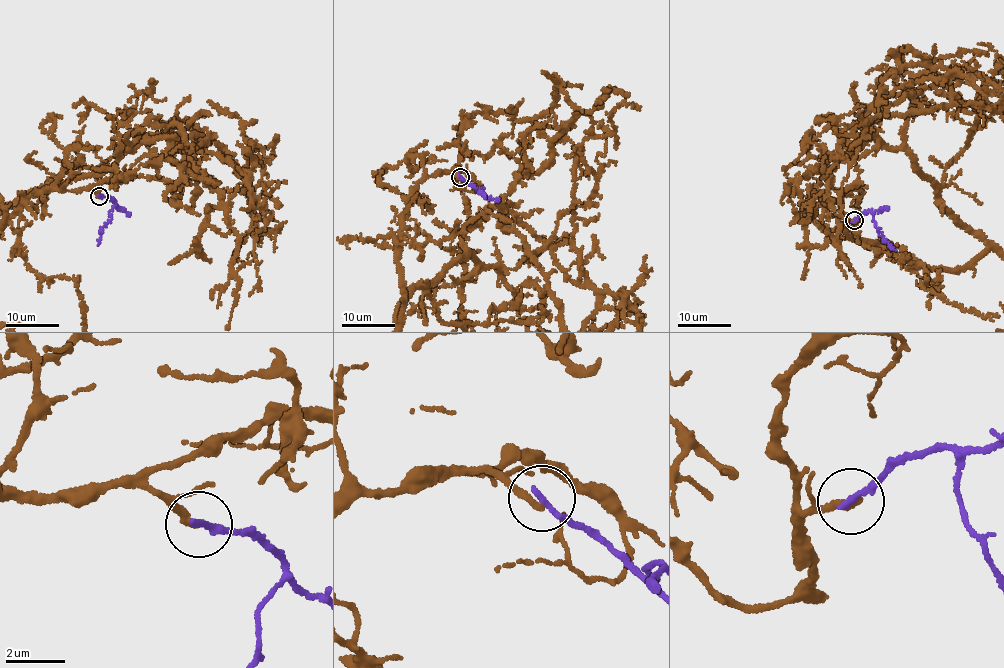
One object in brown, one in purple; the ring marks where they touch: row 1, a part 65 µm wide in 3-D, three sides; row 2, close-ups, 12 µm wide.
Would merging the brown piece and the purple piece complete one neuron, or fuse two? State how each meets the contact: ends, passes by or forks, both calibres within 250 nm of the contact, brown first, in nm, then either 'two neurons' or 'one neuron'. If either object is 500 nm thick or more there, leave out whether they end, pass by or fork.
brown ends there; purple ends there; 260 nm thick on the brown side, 200 nm on the other; two neurons

